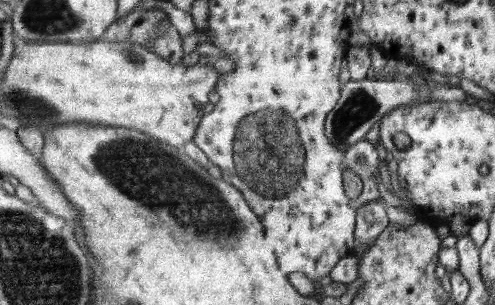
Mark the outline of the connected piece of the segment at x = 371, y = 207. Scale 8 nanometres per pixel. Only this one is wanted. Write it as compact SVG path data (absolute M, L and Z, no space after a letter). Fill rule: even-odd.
M380 201L369 202L358 211L355 240L361 244L370 245L383 234L388 225L384 212L385 205Z

